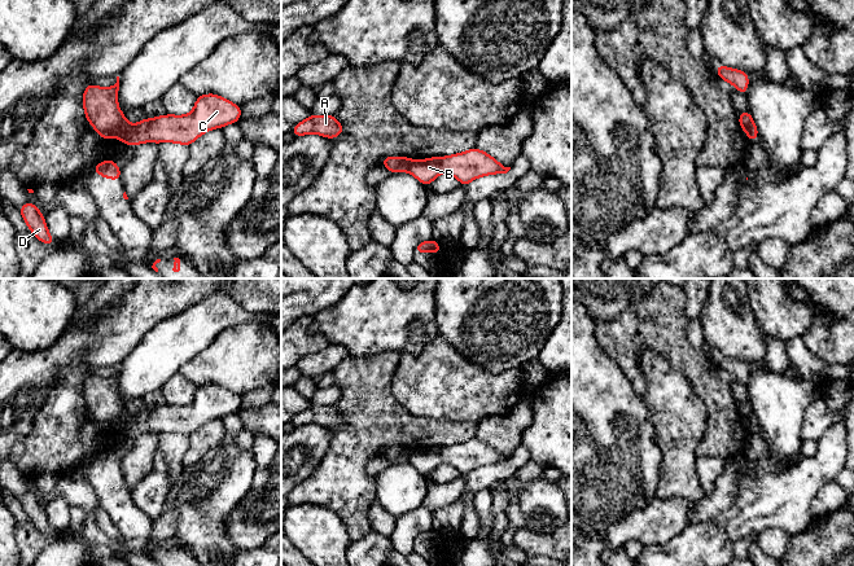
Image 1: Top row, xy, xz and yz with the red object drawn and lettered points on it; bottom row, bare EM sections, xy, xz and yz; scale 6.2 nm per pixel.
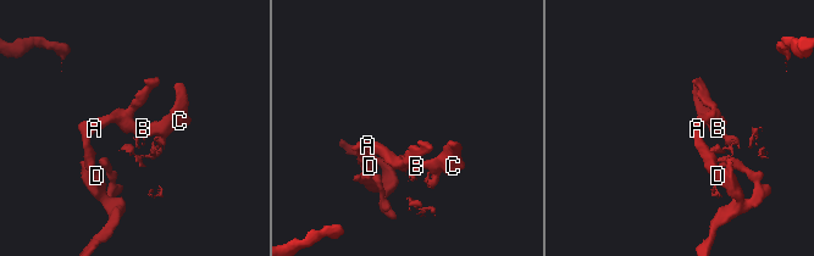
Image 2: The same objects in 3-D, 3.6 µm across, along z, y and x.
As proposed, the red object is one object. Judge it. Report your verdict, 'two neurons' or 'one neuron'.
two neurons

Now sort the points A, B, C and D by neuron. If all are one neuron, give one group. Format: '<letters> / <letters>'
A D / B C

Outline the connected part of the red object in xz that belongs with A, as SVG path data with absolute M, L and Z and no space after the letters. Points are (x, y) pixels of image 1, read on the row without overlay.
M314 405L295 414L292 424L297 426L305 426L307 424L317 424L327 429L338 427L343 422L343 417L340 414L334 405Z

